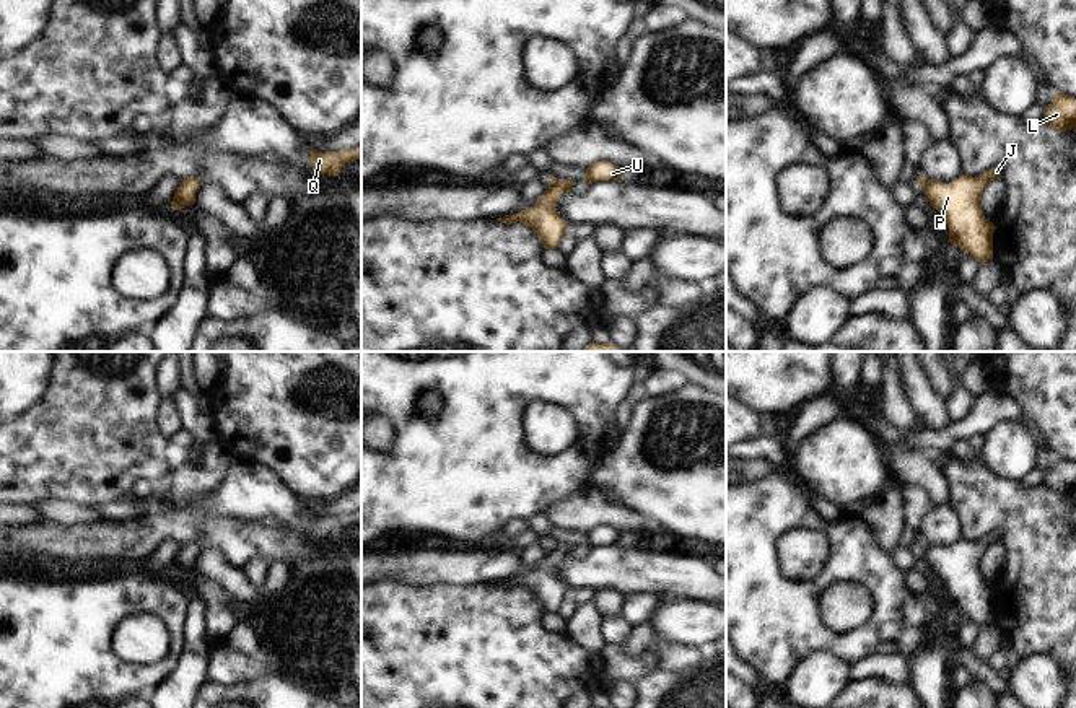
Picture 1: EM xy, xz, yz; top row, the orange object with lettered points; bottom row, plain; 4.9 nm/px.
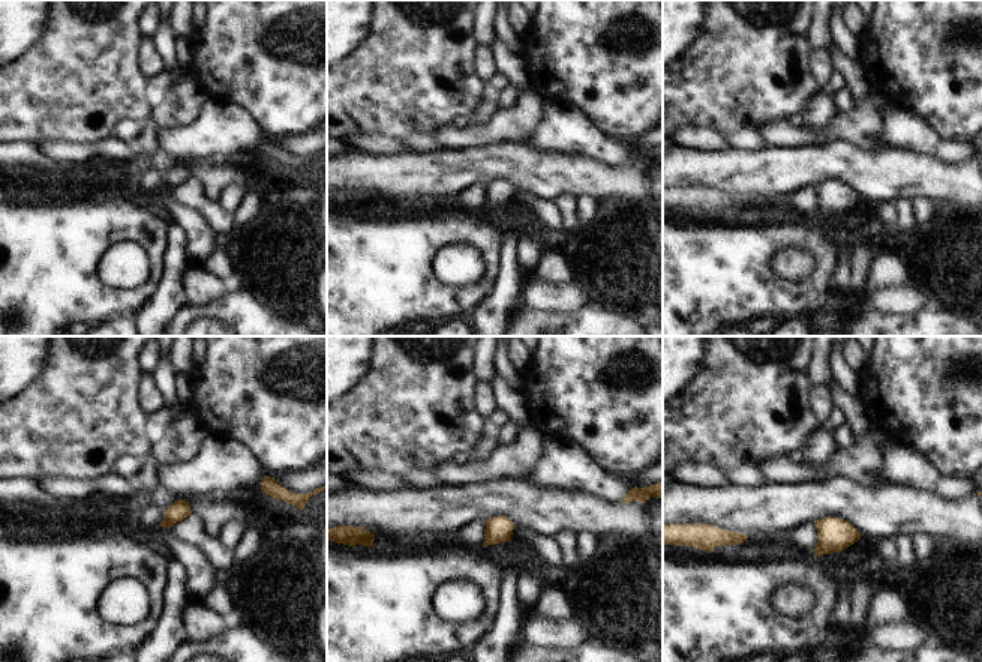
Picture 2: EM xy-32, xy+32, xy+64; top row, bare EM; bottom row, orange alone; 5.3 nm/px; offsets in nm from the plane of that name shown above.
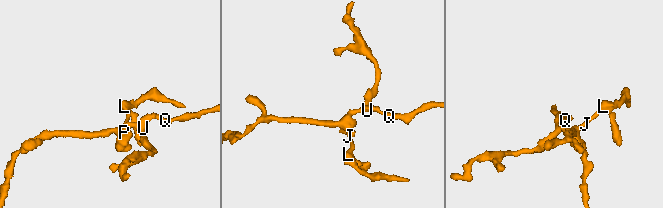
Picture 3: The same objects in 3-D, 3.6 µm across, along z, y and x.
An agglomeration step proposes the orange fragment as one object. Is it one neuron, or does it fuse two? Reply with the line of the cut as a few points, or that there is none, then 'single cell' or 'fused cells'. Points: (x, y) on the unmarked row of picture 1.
no cut | single cell

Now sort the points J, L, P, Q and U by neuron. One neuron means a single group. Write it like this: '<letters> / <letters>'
J L P Q U

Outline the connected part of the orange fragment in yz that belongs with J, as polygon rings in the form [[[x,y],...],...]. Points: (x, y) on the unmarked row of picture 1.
[[[991,532],[977,542],[962,539],[949,548],[926,544],[921,537],[918,540],[918,550],[949,592],[949,607],[959,610],[962,617],[973,620],[978,627],[993,623],[996,591],[983,579],[982,557],[990,545],[998,542],[1001,542],[1001,532]]]

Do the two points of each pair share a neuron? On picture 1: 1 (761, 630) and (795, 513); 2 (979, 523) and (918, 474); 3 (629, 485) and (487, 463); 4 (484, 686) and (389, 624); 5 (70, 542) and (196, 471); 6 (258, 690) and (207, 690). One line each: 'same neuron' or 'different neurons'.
1: same neuron
2: different neurons
3: different neurons
4: same neuron
5: different neurons
6: same neuron

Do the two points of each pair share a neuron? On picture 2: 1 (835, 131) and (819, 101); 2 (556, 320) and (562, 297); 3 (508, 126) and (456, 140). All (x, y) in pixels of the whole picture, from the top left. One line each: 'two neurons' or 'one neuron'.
1: two neurons
2: two neurons
3: one neuron

